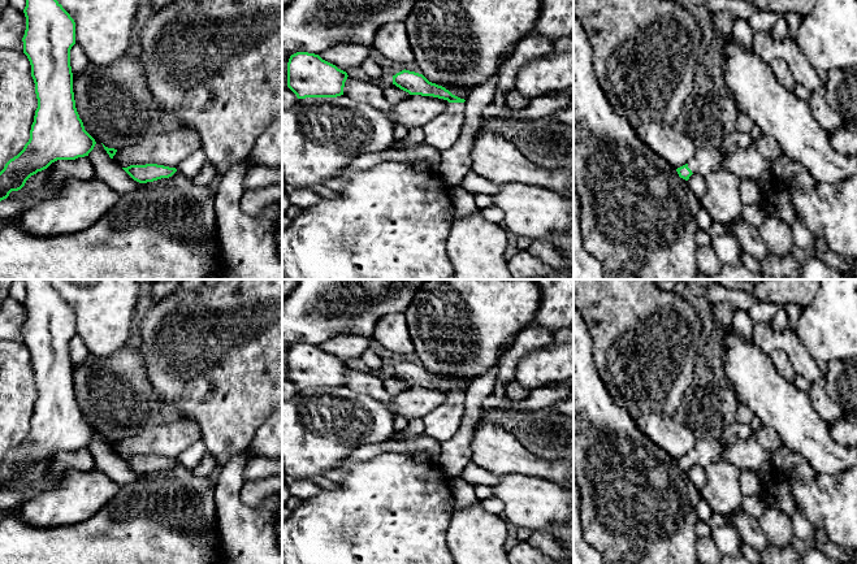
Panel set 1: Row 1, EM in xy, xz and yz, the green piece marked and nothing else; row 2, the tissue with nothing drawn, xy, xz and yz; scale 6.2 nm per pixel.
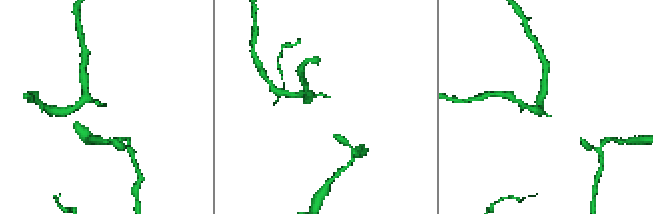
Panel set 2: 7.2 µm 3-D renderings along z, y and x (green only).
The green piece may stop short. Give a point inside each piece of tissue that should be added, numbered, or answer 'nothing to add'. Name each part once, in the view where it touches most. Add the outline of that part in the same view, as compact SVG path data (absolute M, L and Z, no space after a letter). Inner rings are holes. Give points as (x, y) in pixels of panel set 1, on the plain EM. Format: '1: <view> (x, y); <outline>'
1: xz (442, 422); M450 394L447 400L423 417L424 434L443 443L459 429L464 411L464 395Z

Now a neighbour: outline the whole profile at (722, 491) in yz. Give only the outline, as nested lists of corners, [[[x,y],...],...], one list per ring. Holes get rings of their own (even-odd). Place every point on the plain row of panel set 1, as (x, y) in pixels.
[[[720,460],[705,467],[706,482],[700,495],[707,502],[713,512],[730,517],[740,506],[740,468]]]

